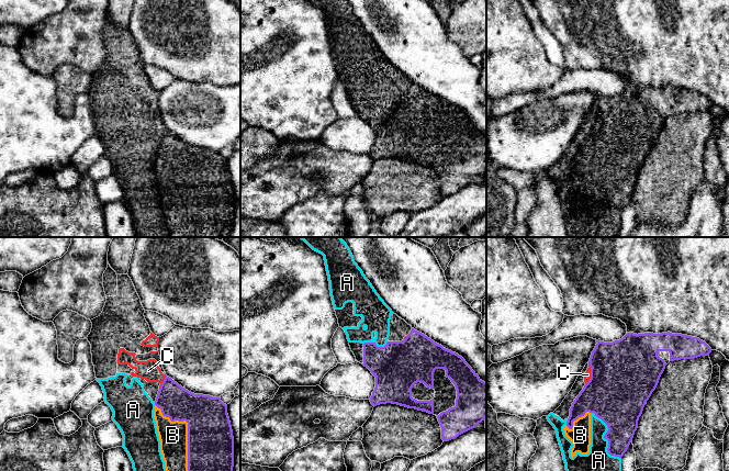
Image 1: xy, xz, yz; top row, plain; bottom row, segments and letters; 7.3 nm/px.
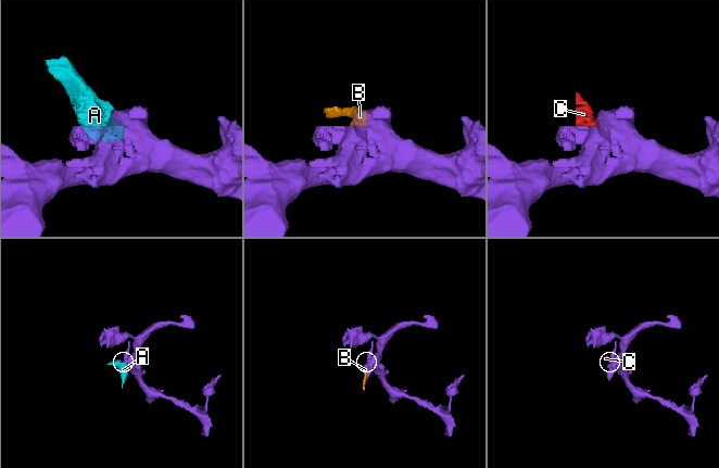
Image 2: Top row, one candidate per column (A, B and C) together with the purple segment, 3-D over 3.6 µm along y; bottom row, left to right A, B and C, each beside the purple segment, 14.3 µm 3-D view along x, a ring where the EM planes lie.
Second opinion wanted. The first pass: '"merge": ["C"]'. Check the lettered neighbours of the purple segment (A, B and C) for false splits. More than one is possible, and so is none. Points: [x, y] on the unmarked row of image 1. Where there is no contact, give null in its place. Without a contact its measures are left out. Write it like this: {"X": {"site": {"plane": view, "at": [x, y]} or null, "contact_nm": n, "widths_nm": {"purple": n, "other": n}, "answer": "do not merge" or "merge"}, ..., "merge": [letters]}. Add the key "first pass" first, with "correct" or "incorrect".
{"first pass": "incorrect", "A": {"site": {"plane": "yz", "at": [604, 191]}, "contact_nm": 400, "widths_nm": {"purple": 320, "other": 280}, "answer": "do not merge"}, "B": {"site": {"plane": "xy", "at": [188, 190]}, "contact_nm": 600, "widths_nm": {"purple": 340, "other": 200}, "answer": "merge"}, "C": {"site": {"plane": "yz", "at": [591, 126]}, "contact_nm": 170, "widths_nm": {"purple": 500, "other": 50}, "answer": "do not merge"}, "merge": ["B"]}

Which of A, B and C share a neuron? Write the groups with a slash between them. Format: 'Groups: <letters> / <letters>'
Groups: A C / B

